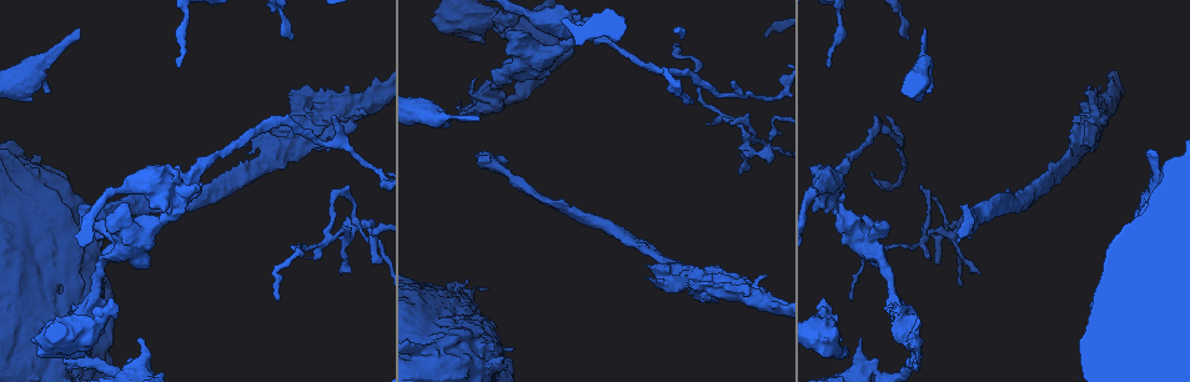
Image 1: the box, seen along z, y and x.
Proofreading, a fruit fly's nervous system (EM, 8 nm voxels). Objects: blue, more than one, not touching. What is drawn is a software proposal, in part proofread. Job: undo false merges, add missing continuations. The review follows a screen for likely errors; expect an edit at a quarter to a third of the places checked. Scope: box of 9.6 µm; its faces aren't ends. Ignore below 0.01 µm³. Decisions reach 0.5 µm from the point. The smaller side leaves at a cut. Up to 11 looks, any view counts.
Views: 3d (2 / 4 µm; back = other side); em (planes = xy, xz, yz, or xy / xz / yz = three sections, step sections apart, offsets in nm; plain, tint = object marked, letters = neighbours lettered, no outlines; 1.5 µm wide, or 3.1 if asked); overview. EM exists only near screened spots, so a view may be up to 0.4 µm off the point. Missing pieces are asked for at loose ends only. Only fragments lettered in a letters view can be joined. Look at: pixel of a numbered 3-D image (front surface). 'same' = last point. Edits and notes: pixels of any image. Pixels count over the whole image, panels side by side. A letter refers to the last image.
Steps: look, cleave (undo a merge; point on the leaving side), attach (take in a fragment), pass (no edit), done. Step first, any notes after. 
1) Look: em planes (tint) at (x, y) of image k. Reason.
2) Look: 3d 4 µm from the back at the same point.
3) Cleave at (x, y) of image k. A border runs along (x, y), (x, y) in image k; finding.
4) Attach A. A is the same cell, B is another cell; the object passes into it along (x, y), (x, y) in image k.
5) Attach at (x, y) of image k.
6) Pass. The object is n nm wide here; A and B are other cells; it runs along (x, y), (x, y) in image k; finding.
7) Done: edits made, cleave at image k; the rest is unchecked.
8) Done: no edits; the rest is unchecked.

Look: 3d 2 µm at (930, 92) of image 1. Free end.

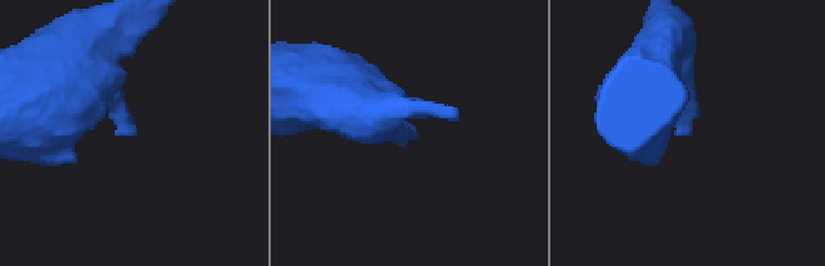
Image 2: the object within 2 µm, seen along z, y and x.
Look: em planes (letters) at (415, 136) of image 2. Now the EM.

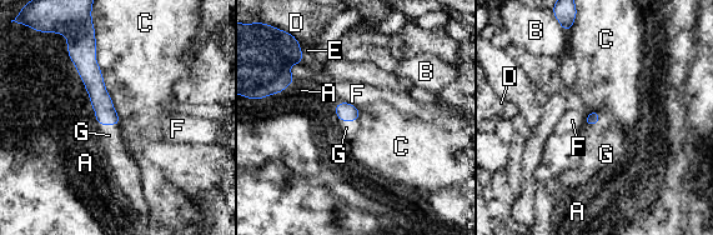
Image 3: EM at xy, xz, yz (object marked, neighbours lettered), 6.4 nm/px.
Attach G. The longest contact is with C, 340 nm; G is the same cell, A, B, C, D, E and F are other cells; the object passes into it along (103, 105), (109, 124), (110, 139) in image 3; it goes on there.

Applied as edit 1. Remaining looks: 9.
Look: overview. Redraw.

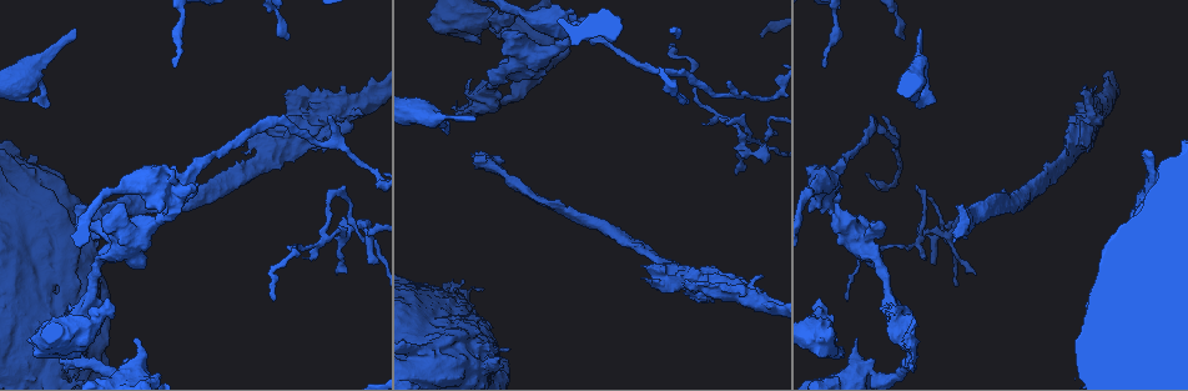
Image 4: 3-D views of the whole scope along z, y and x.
Look: 3d 2 µm at (821, 66) of image 4. Thin end.

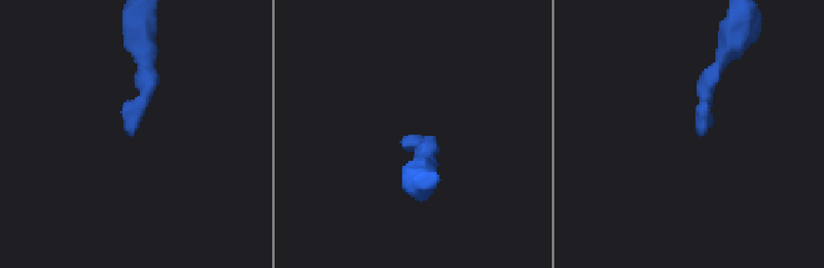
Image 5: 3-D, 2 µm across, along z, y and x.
Look: em xz step 4 (tint) at (127, 131) of image 5.

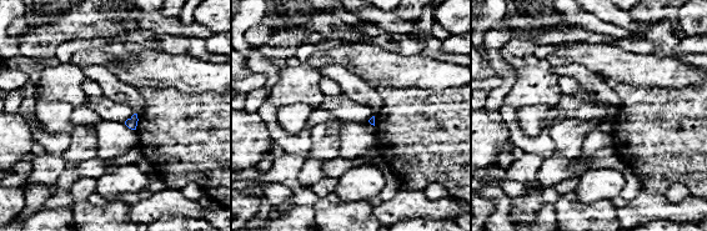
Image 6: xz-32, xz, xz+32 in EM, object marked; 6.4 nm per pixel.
Look: em planes (letters) at the same point. Cut it another way.

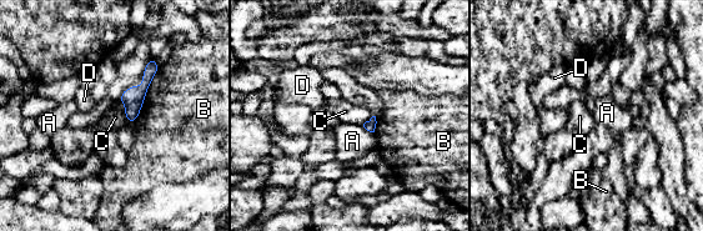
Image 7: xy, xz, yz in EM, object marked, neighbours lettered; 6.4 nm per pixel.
Pass. A, B, C and D are other cells; it runs along (152, 63), (130, 117) in image 7; no lettered fragment goes on from it.

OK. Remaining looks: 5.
Look: em yz step 4 (tint) at (143, 267) of image 4. Branch stops here.

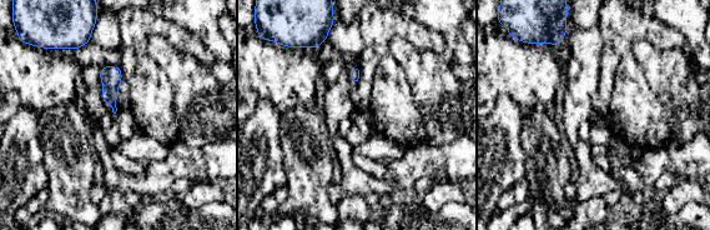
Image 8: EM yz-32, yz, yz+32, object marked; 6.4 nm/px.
Look: em planes (letters) at the same point.

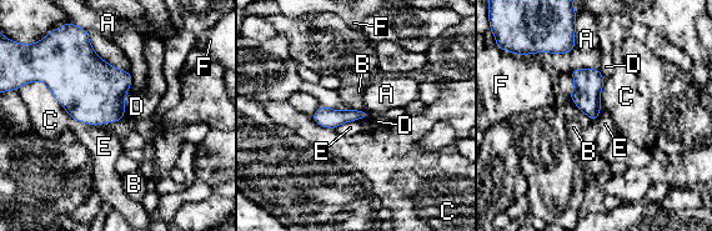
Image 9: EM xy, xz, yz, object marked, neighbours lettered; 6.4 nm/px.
Pass. A, B, C, D, E and F are other cells; a border runs along (71, 117), (94, 125), (108, 122) in image 9; no lettered fragment goes on from it.

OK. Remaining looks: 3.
Look: 3d 2 µm from the back at (79, 355) of image 4. An open end.

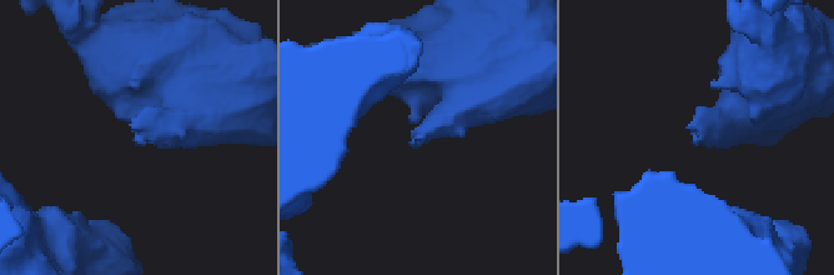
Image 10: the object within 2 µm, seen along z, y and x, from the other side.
Look: em yz step 8 (letters) at (413, 143) of image 10.

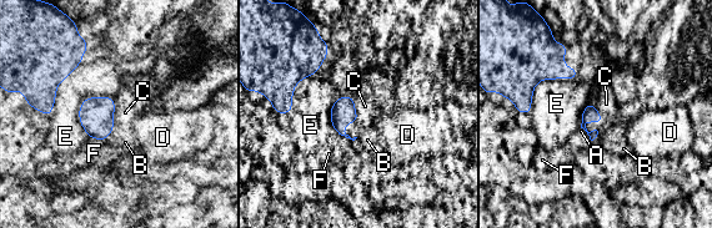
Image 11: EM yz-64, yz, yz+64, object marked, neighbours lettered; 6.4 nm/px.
Look: em xz step 4 (letters) at the same point.

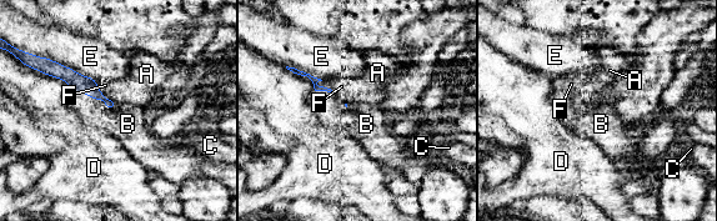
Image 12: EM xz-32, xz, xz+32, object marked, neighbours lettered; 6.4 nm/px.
Attach B. B is the same cell, A, C, D, E and F are other cells; the neuron continues.

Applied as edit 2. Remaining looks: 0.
Done: edits made, attach at image 3, attach at image 12; the rest is unchecked.

